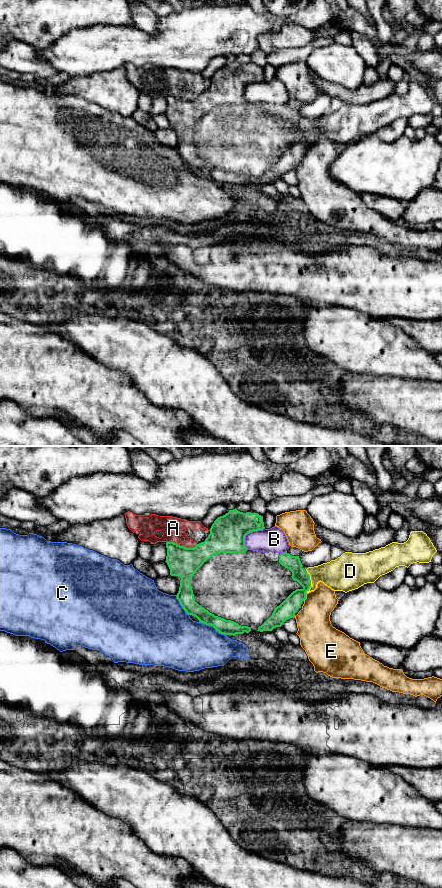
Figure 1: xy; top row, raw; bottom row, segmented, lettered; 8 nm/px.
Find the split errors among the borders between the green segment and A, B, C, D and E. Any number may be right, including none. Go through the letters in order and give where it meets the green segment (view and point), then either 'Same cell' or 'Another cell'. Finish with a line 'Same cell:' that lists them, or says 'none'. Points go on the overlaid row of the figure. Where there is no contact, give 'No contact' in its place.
A: Touches green at xy (182, 546). Another cell
B: Touches green at xy (248, 532). Another cell
C: Touches green at xy (212, 625). Another cell
D: Touches green at xy (310, 582). Same cell
E: Touches green at xy (305, 596). Another cell
Same cell: D

